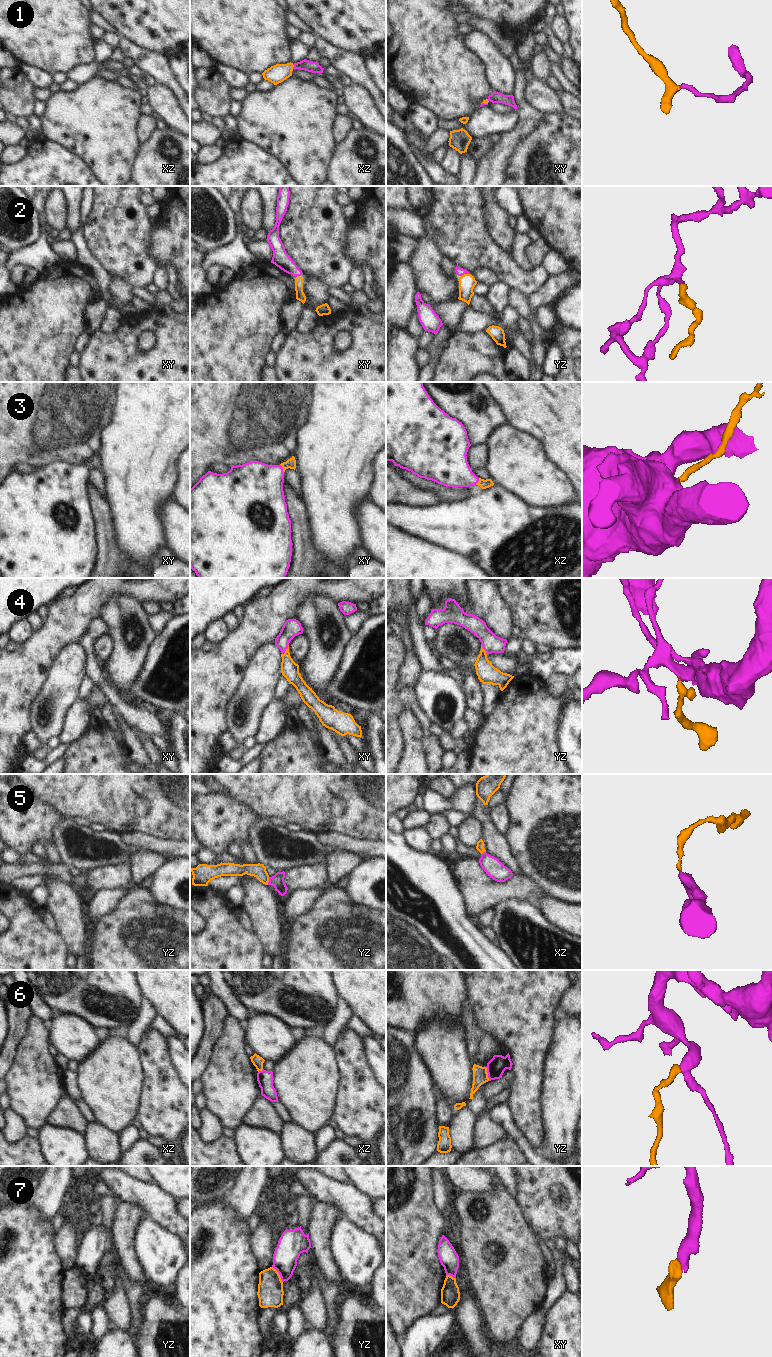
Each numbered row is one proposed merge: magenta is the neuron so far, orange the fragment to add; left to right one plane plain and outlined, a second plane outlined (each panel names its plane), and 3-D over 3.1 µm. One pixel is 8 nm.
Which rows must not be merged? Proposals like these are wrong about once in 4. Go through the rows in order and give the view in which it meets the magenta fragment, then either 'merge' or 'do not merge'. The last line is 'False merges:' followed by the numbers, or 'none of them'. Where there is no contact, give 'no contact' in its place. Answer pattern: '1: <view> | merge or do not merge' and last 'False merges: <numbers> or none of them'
1: xz | merge
2: yz | merge
3: xy | merge
4: xy | merge
5: yz | merge
6: yz | do not merge
7: yz | do not merge
False merges: 6, 7

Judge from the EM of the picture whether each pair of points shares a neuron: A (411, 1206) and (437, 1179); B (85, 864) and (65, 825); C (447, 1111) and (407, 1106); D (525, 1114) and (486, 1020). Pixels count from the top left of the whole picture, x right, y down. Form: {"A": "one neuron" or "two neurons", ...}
{"A": "two neurons", "B": "one neuron", "C": "two neurons", "D": "one neuron"}

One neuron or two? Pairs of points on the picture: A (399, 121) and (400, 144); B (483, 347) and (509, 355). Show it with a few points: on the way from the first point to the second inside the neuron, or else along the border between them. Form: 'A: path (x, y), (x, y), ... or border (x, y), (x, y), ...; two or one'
A: border (396, 125), (403, 132), (406, 142); two
B: border (504, 348), (503, 364), (506, 371); two

